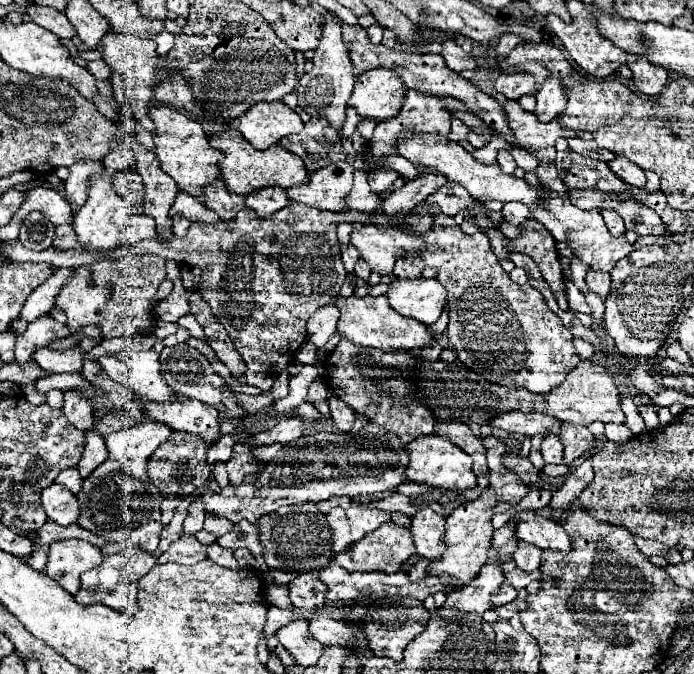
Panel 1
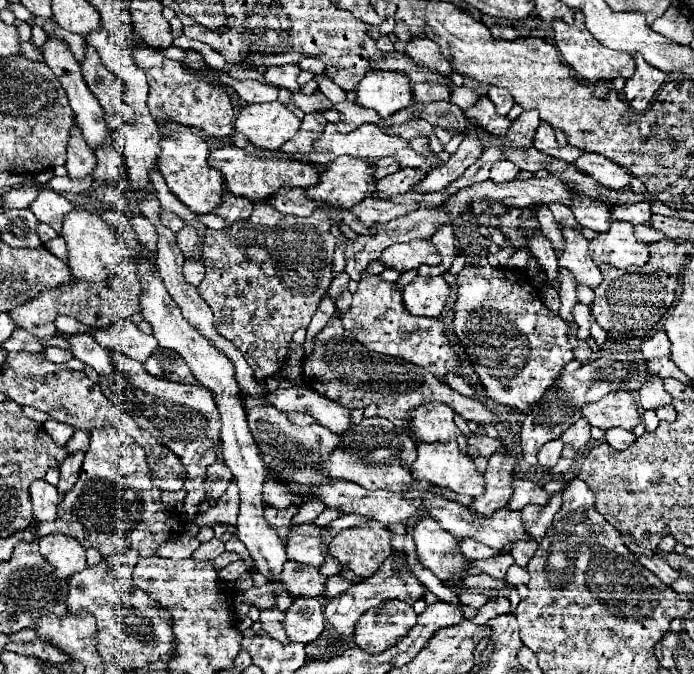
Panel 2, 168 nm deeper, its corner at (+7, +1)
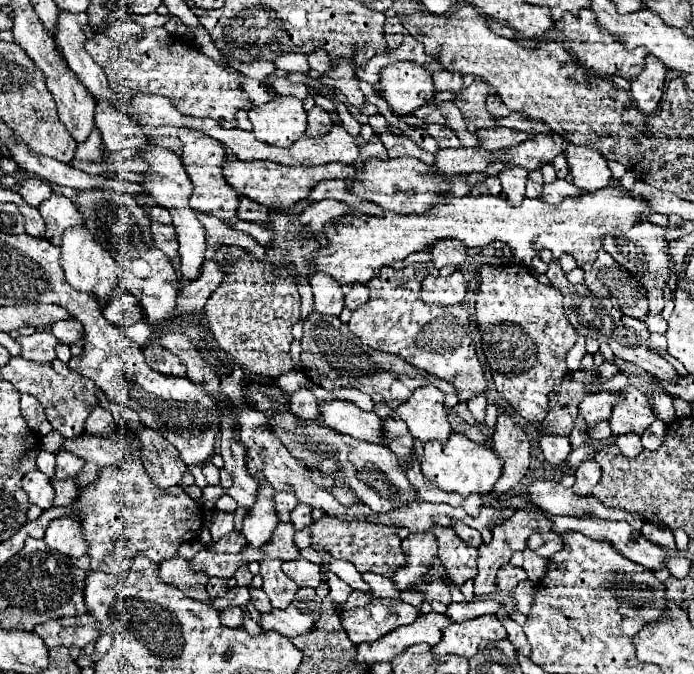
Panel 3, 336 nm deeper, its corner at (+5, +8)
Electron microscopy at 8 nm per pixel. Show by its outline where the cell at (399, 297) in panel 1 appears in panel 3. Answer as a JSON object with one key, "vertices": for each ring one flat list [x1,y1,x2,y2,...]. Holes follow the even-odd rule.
{"vertices":[[454,271,448,277,428,275,422,281,420,299,428,305,458,305,464,301,466,281,460,271]]}

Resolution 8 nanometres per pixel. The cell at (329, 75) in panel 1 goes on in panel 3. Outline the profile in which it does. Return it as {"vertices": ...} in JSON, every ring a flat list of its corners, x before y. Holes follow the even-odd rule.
{"vertices":[[288,53,288,55,282,55,278,57,276,61,276,67,286,71,286,73,292,73,292,71,300,71,300,73,308,73,308,59,304,53]]}

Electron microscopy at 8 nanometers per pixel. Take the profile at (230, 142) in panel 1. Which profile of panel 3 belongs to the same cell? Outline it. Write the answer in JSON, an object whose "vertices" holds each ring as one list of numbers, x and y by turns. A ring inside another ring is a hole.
{"vertices":[[236,157,224,159,224,177,226,181,238,191,238,195,250,197,252,201,266,205,268,209,288,209,294,203,308,197,310,189,324,181,324,179,346,179,350,173,354,173,352,165,338,165,338,163,326,163,326,165,302,165,302,167,284,167,270,161,240,161]]}

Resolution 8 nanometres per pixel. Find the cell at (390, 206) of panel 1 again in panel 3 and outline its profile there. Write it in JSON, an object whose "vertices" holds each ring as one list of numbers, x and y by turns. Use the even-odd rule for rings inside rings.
{"vertices":[[506,127,476,129,476,137,478,137,478,147,482,147,484,151,490,151,490,153,504,149,504,147,514,147,528,139,526,133,520,133,516,129,506,129]]}

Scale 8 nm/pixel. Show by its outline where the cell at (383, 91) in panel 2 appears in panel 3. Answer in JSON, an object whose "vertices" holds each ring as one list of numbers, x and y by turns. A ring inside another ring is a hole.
{"vertices":[[394,63,382,69,378,93,396,115,408,115,434,97,432,75,414,63]]}

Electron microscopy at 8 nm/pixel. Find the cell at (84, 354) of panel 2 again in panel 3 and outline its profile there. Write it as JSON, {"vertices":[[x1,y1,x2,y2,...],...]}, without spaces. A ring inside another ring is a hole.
{"vertices":[[66,319,58,321,52,325,52,335,66,345,84,345,84,327,76,319]]}

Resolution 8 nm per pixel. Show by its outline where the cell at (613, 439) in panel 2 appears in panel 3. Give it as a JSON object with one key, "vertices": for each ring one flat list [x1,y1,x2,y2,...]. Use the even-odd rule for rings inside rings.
{"vertices":[[634,433,618,435,618,437,616,437,616,445,620,447,620,451,622,451,626,457,636,457,636,455,642,451,640,437,634,435]]}

